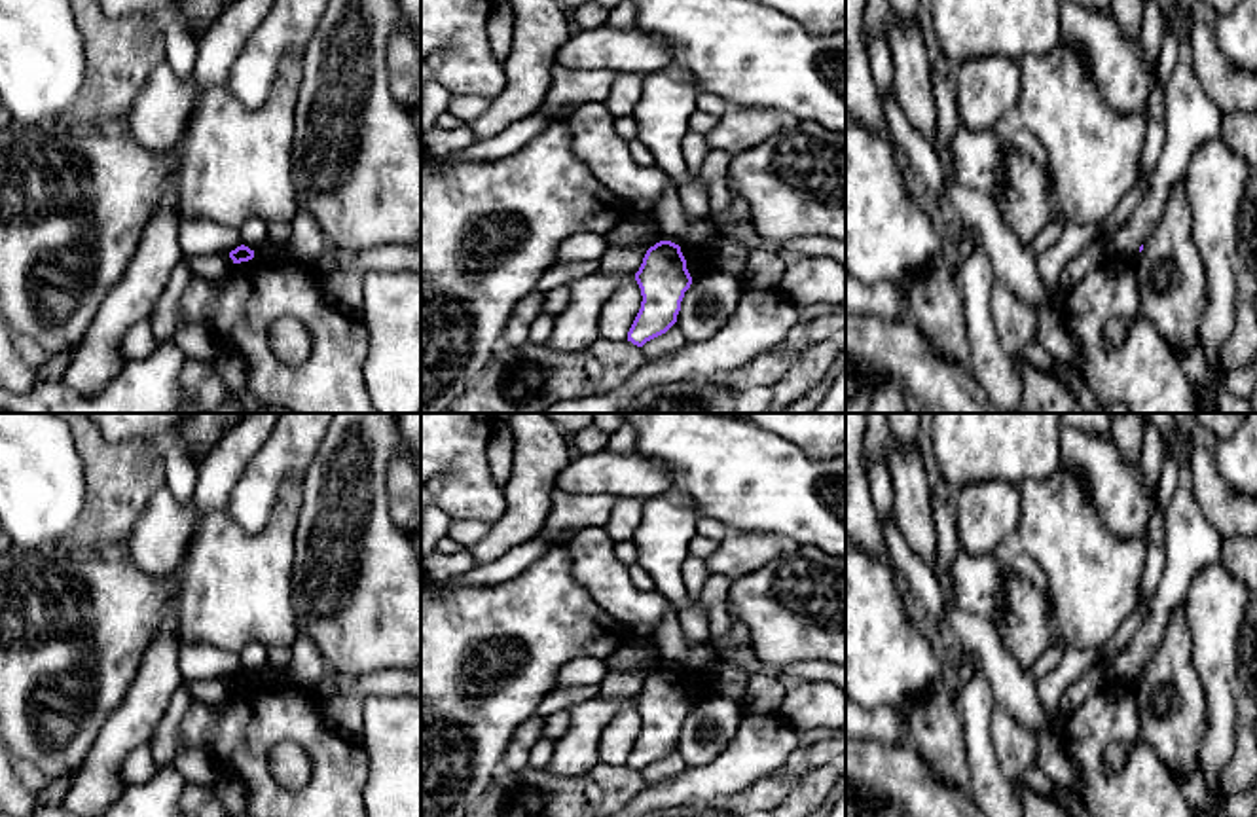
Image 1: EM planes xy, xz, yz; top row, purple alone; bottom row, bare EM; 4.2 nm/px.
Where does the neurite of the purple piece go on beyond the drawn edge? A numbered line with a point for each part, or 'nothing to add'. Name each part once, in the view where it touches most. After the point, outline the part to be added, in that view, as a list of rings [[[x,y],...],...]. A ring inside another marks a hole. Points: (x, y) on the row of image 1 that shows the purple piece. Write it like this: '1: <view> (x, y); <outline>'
nothing to add

